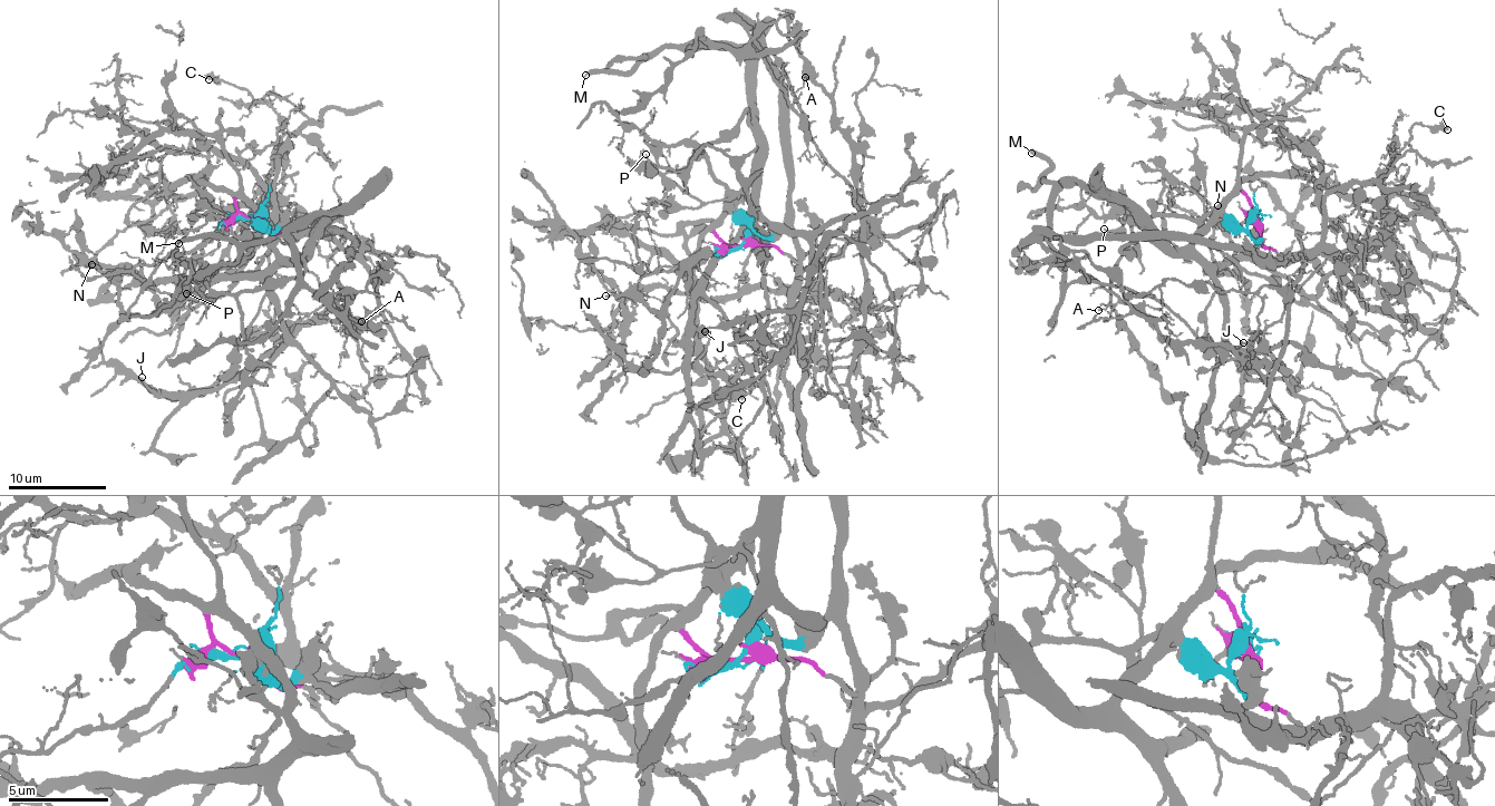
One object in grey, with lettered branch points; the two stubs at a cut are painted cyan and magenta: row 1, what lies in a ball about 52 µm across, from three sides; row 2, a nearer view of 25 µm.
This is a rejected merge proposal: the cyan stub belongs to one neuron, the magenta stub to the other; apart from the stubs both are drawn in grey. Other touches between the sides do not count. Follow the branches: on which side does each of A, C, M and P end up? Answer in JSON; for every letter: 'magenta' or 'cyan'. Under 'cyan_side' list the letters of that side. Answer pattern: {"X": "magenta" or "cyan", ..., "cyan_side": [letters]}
{"A": "cyan", "C": "cyan", "M": "magenta", "P": "magenta", "cyan_side": ["A", "C"]}

